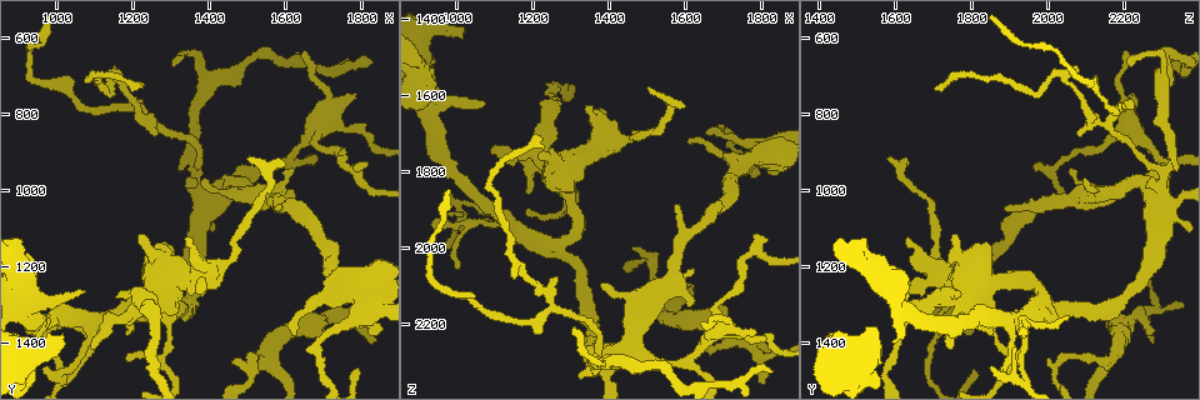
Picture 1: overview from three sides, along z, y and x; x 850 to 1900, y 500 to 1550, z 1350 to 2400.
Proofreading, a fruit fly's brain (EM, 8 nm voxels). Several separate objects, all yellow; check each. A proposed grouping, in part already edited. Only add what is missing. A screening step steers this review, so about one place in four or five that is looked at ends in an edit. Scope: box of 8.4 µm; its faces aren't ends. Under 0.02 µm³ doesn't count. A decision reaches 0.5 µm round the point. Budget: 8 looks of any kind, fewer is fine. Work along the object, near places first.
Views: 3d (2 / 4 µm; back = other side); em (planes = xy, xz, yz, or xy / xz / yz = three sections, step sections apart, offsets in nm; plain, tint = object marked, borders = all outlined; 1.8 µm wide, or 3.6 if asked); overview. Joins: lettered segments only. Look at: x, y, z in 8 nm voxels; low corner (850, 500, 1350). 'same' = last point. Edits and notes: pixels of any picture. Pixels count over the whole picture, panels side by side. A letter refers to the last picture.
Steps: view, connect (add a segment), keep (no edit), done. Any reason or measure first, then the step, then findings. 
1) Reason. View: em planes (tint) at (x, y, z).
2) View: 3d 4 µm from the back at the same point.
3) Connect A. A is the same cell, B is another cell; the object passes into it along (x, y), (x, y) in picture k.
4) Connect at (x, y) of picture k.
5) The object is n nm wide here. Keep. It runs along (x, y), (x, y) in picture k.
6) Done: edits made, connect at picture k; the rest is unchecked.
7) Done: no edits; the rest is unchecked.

Free end. View: 3d 2 µm at (1190, 1380, 1860).

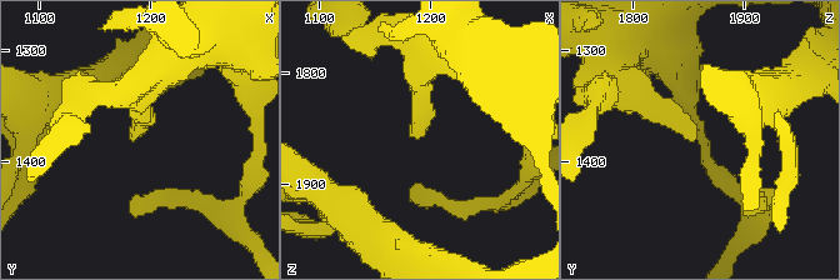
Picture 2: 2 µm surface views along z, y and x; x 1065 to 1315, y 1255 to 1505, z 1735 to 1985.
Need the tissue. View: em 3.6 µm planes (borders) at (1182, 1380, 1856).

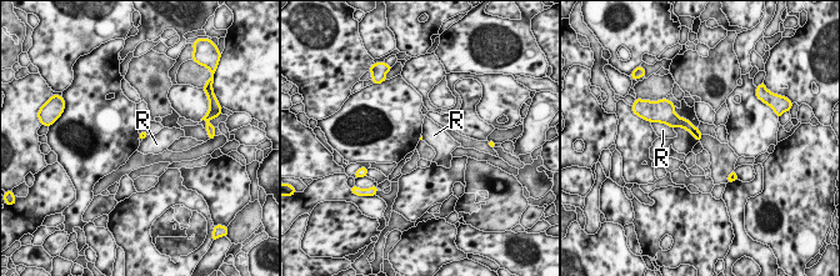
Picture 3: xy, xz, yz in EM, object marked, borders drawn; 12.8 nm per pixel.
Keep. R is another cell; a border runs along (660, 123), (665, 123), (673, 129) in picture 3; none of them fits.

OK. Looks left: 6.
Tapers out. View: 3d 4 µm from the back at (980, 1460, 1850).

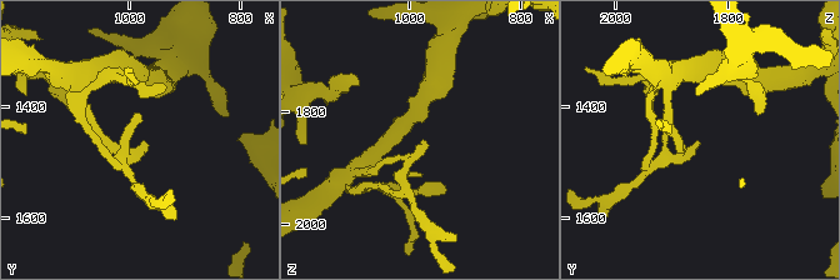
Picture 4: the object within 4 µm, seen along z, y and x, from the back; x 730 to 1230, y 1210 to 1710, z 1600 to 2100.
View: em yz step 4 (tint) at (980, 1465, 1850).

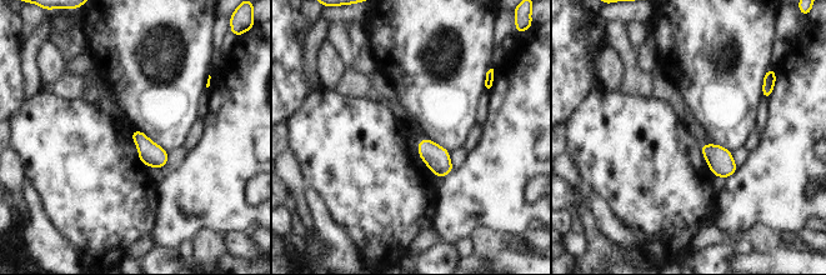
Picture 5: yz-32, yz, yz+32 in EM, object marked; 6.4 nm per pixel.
View: em planes (borders) at the same point.

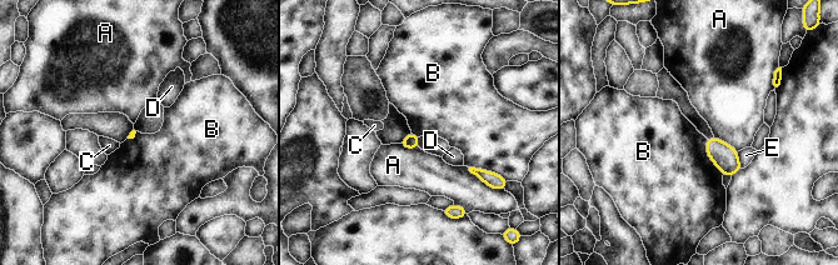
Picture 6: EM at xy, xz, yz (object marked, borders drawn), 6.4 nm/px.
Keep. A, B, C, D and E are other cells; a border runs along (704, 138), (707, 155), (723, 174) in picture 6; none of them fits.

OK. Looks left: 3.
Free end. View: em 3.6 µm yz step 4 (tint) at (1655, 1370, 2275).

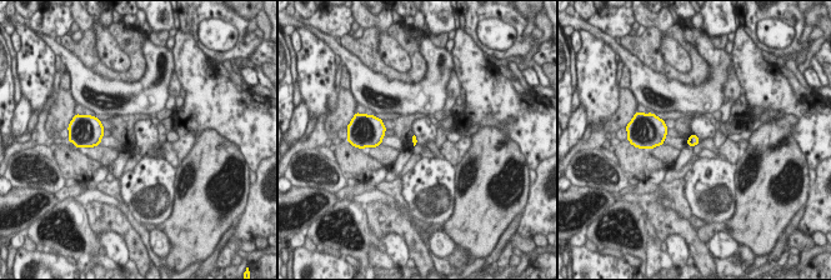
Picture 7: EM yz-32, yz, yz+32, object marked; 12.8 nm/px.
Cut it another way. View: em 3.6 µm xy step 4 (borders) at the same point.

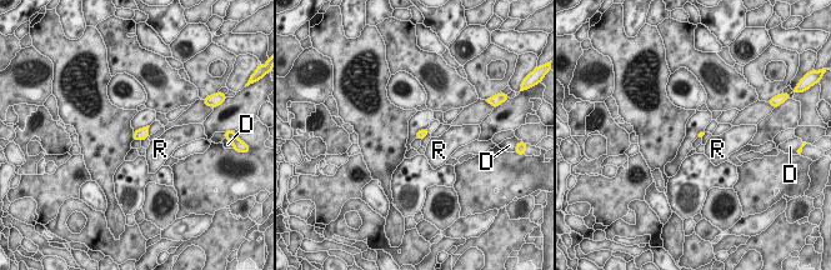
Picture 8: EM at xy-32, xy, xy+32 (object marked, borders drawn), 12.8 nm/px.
Keep. D and R are other cells; a border runs along (134, 139), (140, 141) in picture 8; no lettered segment goes on from it.

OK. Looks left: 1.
Done: no edits; the rest is unchecked.

